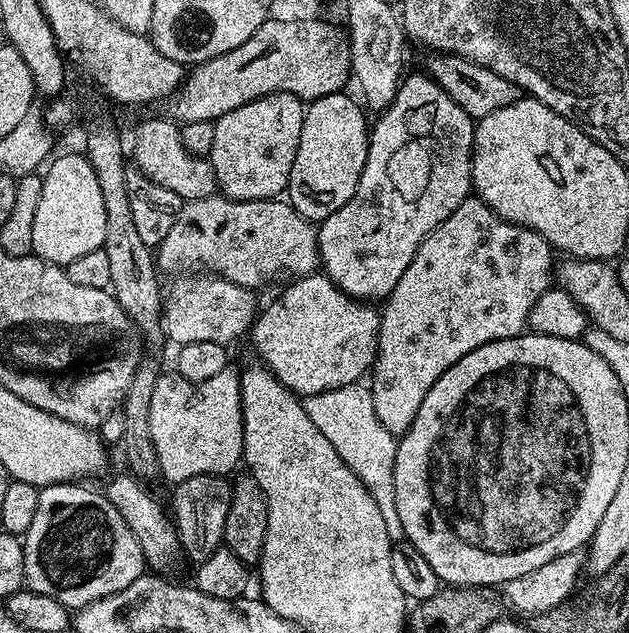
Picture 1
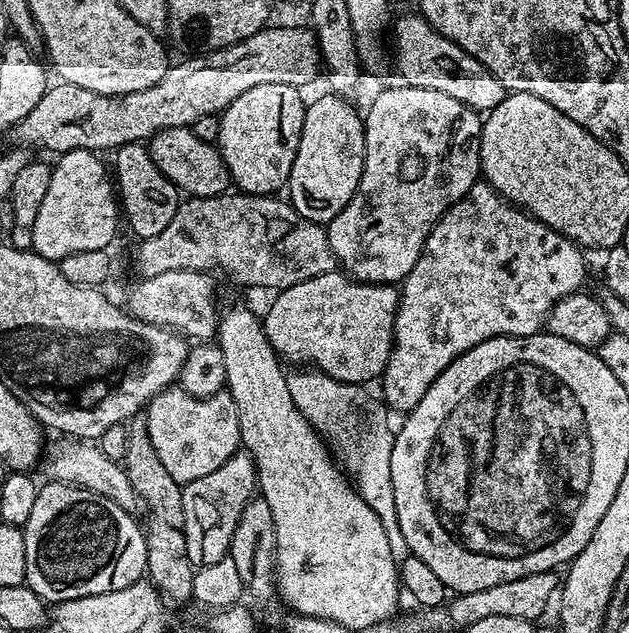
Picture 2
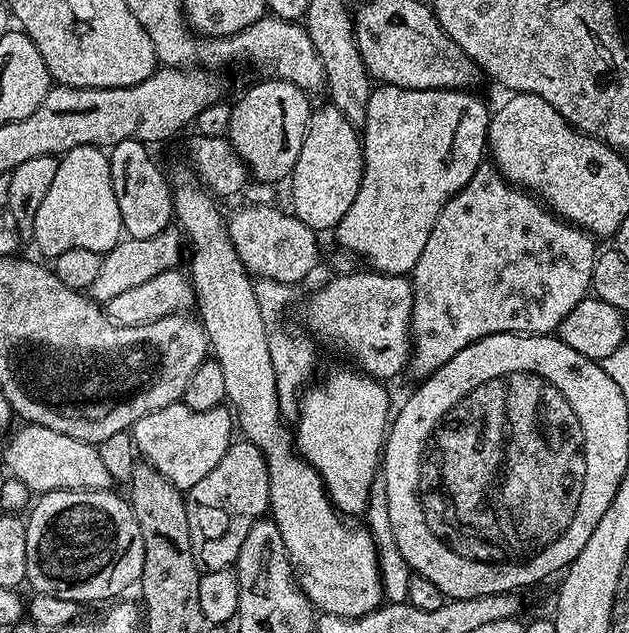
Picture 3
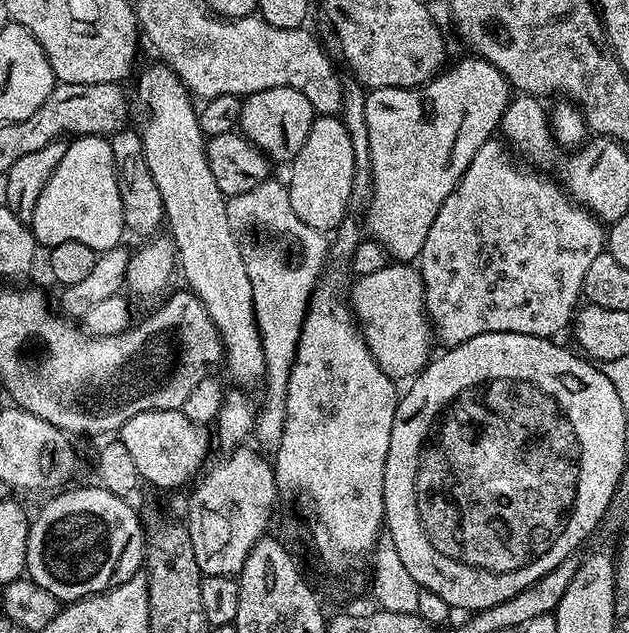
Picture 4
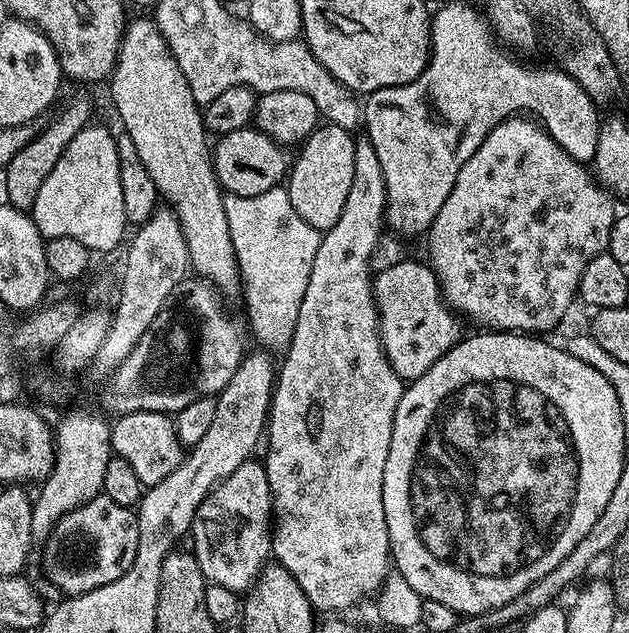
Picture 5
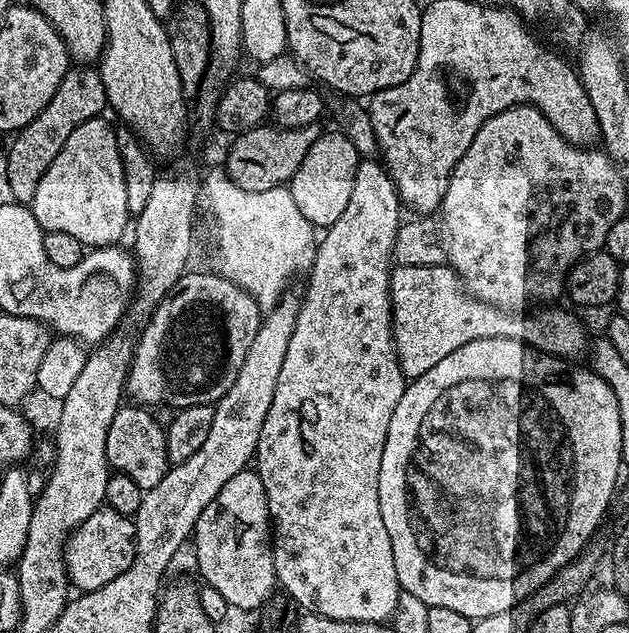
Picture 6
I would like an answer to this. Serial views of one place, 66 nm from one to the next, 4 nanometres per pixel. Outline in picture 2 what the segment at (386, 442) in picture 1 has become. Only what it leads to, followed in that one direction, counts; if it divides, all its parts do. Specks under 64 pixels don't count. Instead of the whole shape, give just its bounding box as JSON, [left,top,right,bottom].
[286,370,410,562]

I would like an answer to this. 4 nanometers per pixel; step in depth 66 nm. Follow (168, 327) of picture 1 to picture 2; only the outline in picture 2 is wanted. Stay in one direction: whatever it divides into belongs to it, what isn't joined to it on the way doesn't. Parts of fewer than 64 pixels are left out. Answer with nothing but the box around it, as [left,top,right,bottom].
[127,270,222,342]

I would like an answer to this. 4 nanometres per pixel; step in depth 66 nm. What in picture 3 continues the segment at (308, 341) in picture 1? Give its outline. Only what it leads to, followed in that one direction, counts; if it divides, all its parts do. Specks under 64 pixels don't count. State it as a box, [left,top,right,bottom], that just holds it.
[308,270,412,382]

